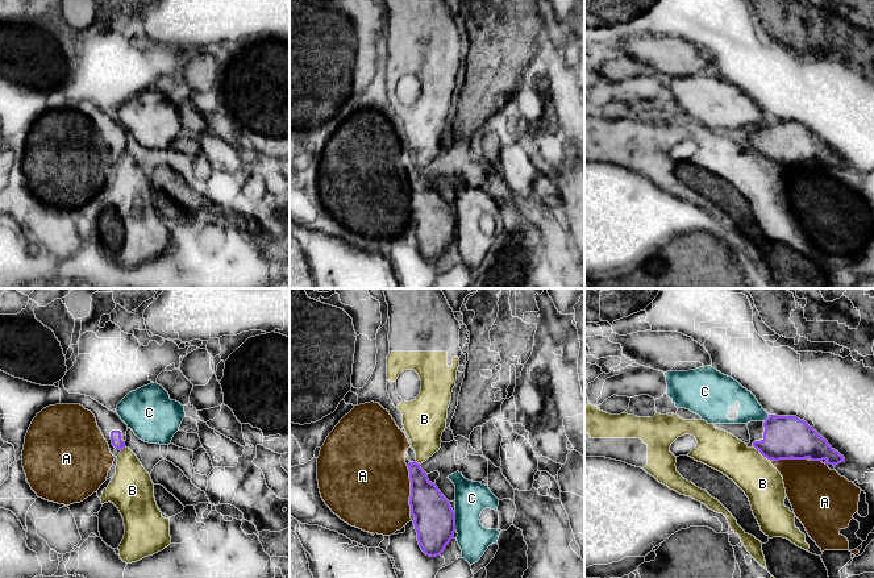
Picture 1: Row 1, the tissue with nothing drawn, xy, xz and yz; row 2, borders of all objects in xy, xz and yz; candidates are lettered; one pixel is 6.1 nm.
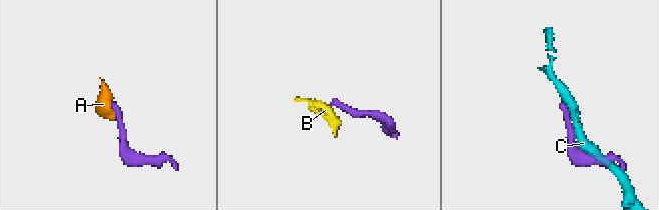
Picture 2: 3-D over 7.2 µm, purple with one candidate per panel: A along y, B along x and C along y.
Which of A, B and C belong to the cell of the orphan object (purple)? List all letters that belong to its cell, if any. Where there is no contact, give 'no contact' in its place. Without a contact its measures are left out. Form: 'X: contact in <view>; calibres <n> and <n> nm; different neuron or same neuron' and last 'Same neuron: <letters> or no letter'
A: contact in xz; calibres 260 and 480 nm; same neuron
B: contact in yz; calibres 260 and 240 nm; different neuron
C: contact in xz; calibres 260 and 200 nm; different neuron
Same neuron: A

